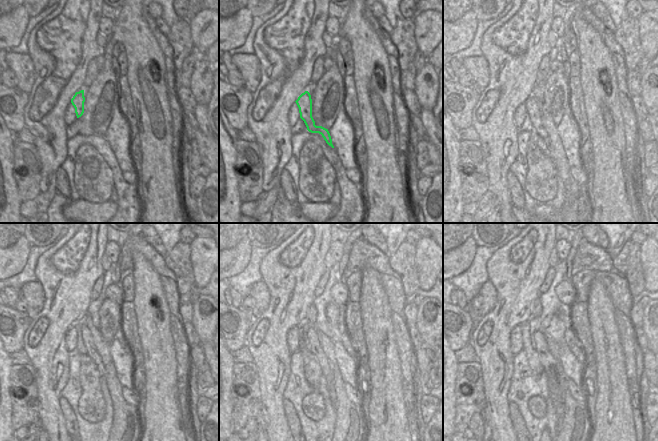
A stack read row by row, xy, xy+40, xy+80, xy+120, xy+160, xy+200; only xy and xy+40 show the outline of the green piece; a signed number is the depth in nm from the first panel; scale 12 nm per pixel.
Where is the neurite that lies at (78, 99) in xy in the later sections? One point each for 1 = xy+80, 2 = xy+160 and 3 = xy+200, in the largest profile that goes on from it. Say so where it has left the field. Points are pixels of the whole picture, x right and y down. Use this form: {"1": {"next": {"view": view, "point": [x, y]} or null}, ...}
{"1": {"next": {"view": "xy+80", "point": [542, 123]}}, "2": {"next": {"view": "xy+160", "point": [321, 346]}}, "3": {"next": {"view": "xy+200", "point": [547, 349]}}}

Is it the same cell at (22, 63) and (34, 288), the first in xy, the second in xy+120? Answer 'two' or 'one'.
one

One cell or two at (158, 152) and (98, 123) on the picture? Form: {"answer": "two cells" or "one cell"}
{"answer": "one cell"}

